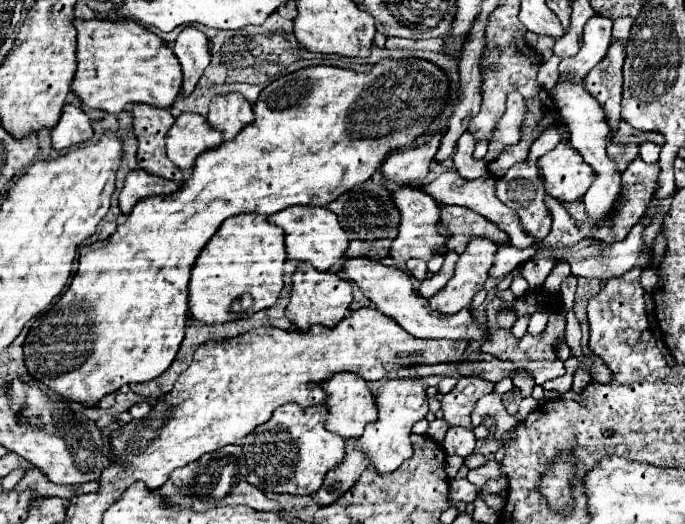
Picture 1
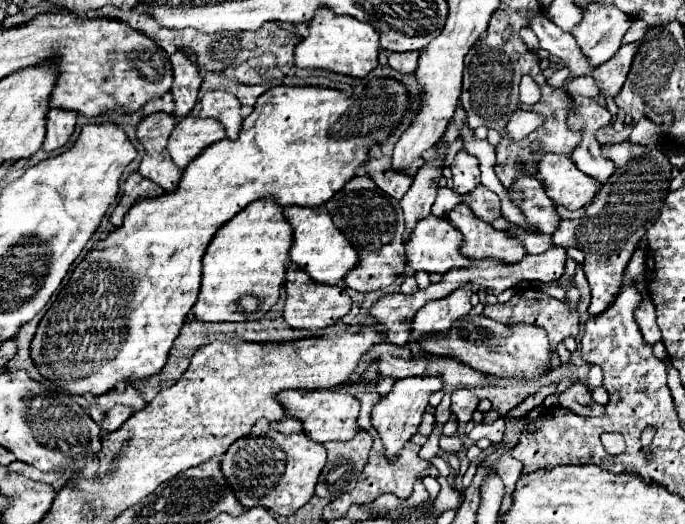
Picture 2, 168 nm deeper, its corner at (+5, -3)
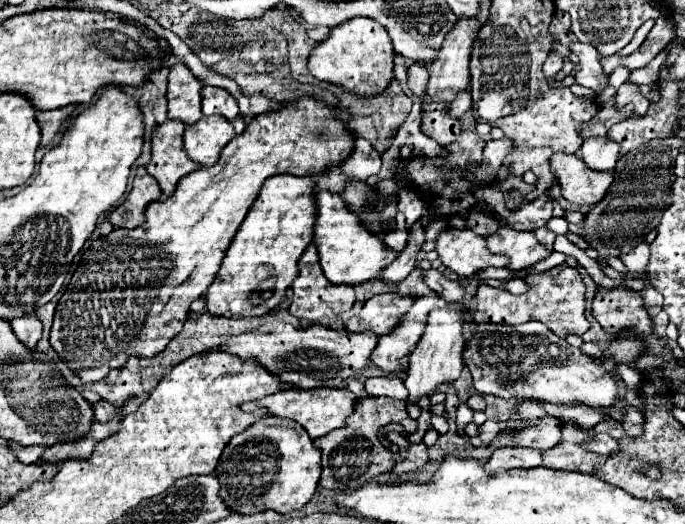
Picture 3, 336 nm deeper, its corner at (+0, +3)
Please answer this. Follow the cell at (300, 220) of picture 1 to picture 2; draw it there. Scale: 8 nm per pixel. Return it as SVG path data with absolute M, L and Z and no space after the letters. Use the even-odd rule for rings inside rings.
M286 206L284 218L292 226L292 246L290 246L290 260L298 264L312 280L320 284L338 284L350 268L358 264L358 254L344 238L344 234L332 224L324 206L318 208L302 208L302 206Z

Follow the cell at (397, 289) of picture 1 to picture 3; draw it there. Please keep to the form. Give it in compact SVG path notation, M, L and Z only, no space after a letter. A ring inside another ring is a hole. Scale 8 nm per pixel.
M525 322L519 326L507 324L479 324L477 340L471 340L463 350L465 366L471 370L473 388L479 394L493 394L499 398L533 398L563 406L589 406L605 410L619 400L617 380L595 358L583 354L557 338L541 322Z

